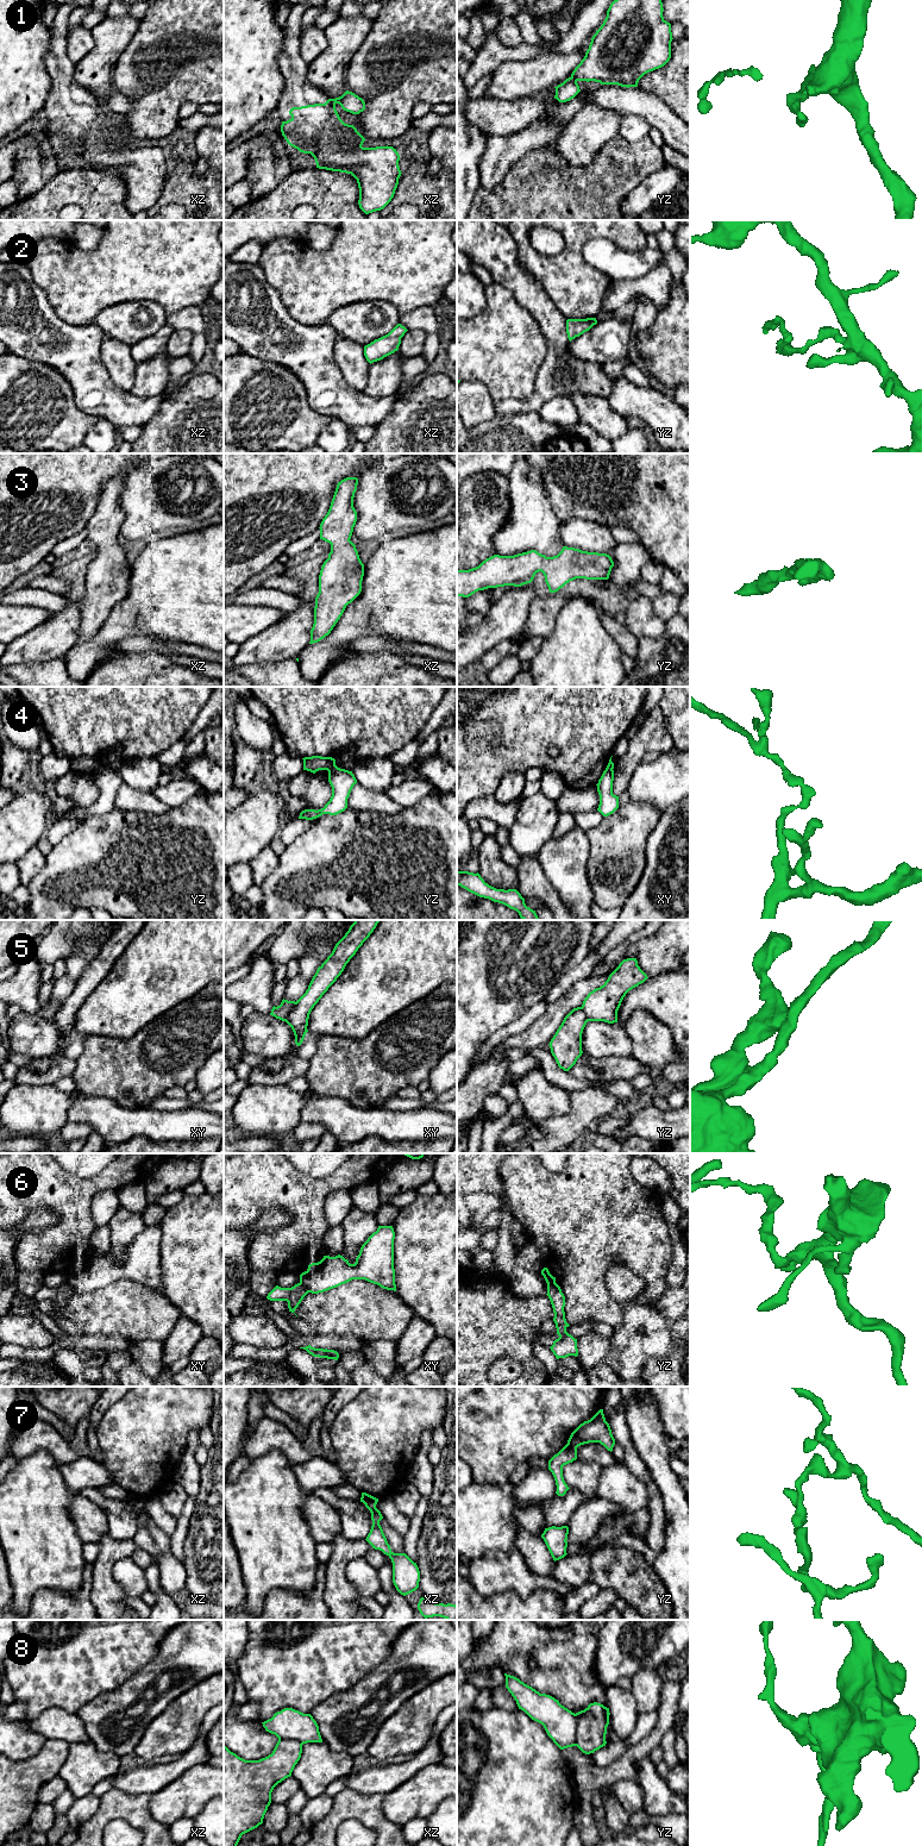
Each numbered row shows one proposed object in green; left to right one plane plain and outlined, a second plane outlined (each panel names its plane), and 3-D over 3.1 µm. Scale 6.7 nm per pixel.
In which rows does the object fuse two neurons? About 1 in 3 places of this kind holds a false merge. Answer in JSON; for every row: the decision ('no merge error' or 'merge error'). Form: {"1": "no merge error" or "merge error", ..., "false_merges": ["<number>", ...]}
{"1": "merge error", "2": "no merge error", "3": "no merge error", "4": "merge error", "5": "merge error", "6": "merge error", "7": "merge error", "8": "merge error", "false_merges": ["1", "4", "5", "6", "7", "8"]}

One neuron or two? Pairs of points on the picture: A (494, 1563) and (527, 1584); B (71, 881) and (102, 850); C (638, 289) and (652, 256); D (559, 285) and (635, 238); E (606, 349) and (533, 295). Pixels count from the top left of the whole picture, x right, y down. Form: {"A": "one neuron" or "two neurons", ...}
{"A": "one neuron", "B": "one neuron", "C": "two neurons", "D": "one neuron", "E": "two neurons"}

